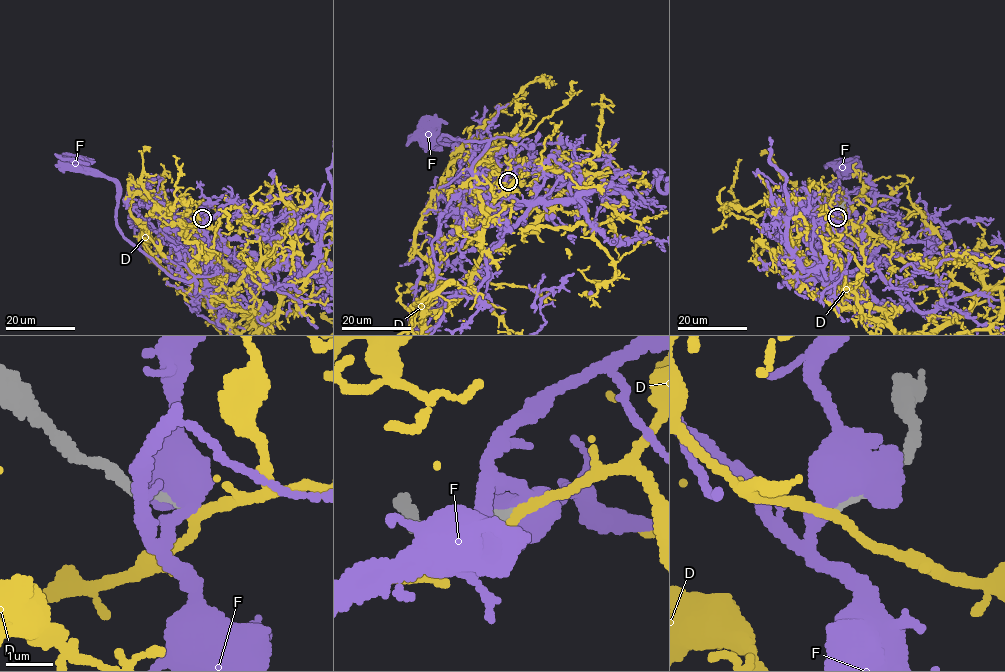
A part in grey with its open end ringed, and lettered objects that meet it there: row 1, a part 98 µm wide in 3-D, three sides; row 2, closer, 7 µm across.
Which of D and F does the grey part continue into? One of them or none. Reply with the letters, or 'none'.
none

